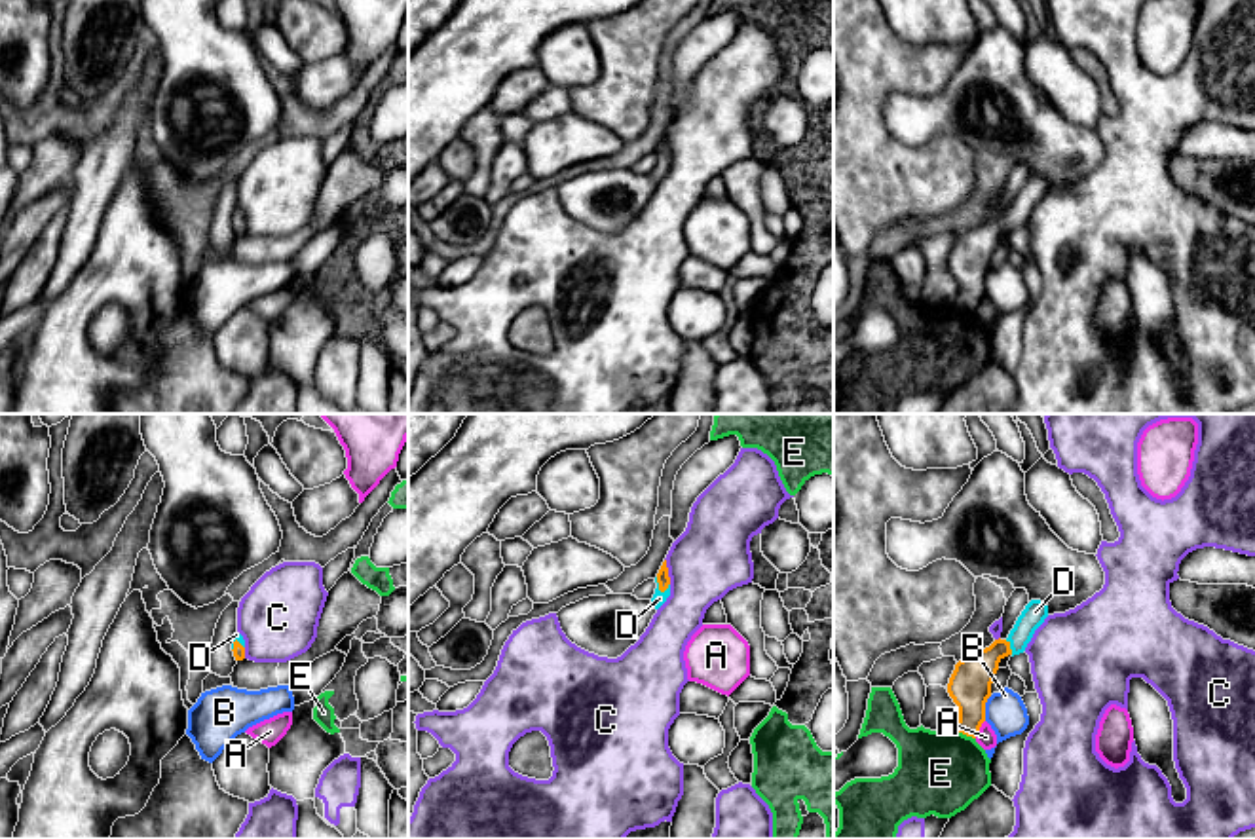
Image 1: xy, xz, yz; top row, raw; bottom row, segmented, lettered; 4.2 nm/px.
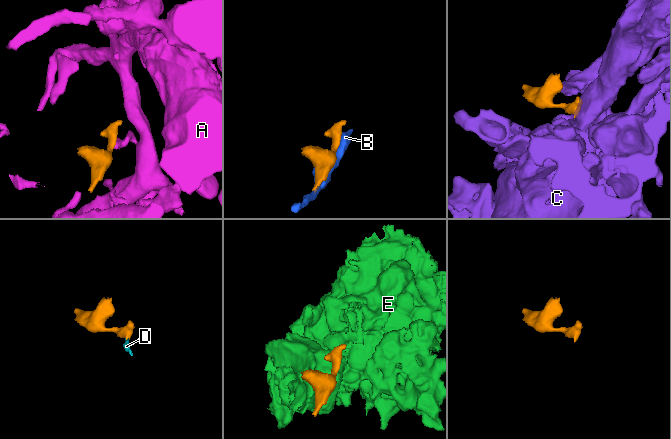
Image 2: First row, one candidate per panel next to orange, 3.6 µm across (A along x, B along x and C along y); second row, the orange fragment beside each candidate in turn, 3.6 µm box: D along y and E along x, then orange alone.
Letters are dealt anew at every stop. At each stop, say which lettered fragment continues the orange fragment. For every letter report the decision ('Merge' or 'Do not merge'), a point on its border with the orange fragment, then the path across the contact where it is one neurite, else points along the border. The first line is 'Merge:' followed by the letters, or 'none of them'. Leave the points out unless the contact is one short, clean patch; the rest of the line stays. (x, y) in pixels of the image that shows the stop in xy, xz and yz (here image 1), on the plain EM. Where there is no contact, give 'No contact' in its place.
Merge: D
A: Do not merge. Touches orange at yz (978, 304). Boundary: yz (984, 295), (974, 312)
B: Do not merge. Touches orange at yz (984, 283)
C: Do not merge. Touches orange at xz (667, 147). Boundary: xz (665, 133), (671, 158)
D: Merge. Touches orange at xz (659, 160). Path across: xz (663, 154), (659, 160), (659, 173)
E: Do not merge. Touches orange at yz (965, 308)

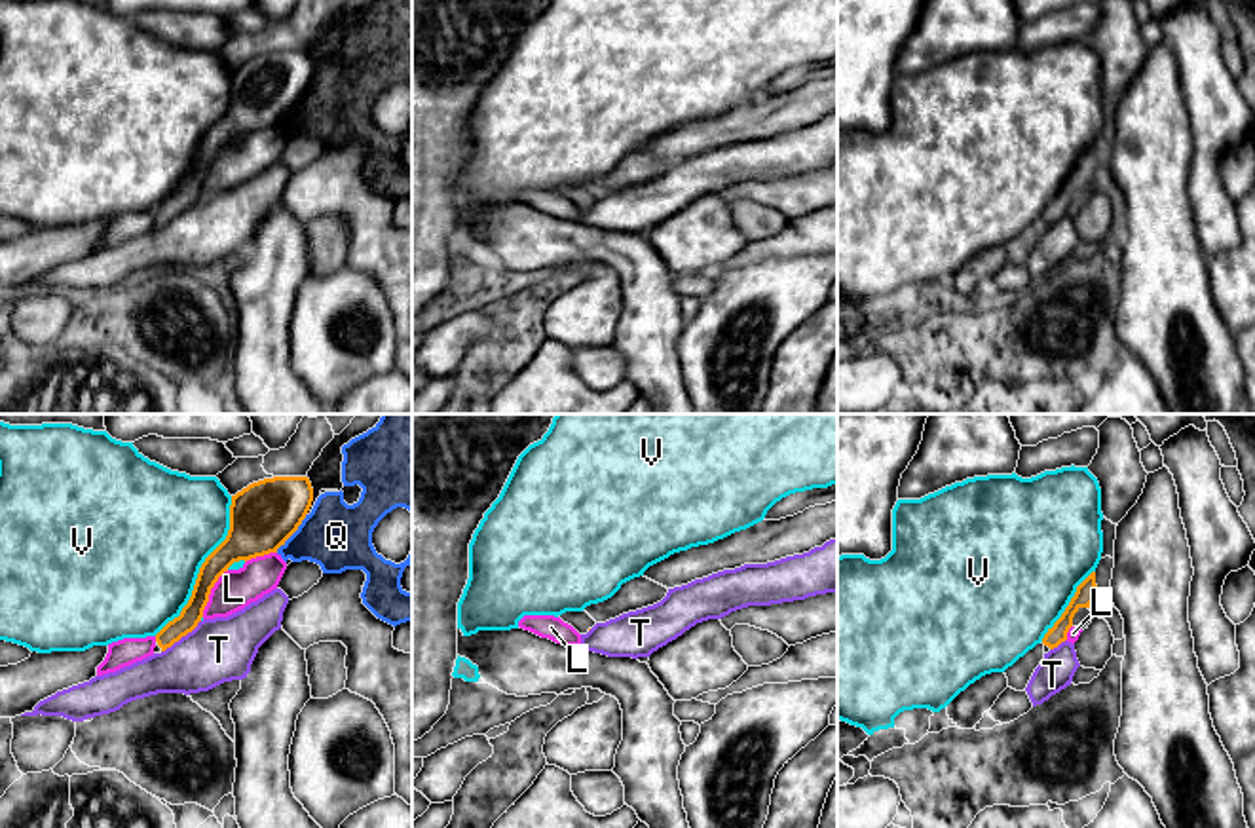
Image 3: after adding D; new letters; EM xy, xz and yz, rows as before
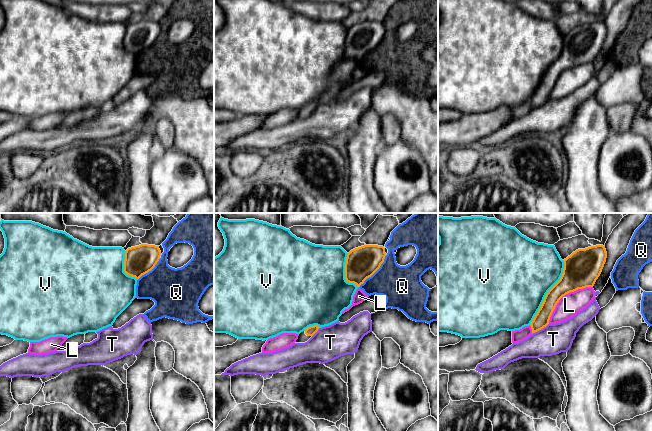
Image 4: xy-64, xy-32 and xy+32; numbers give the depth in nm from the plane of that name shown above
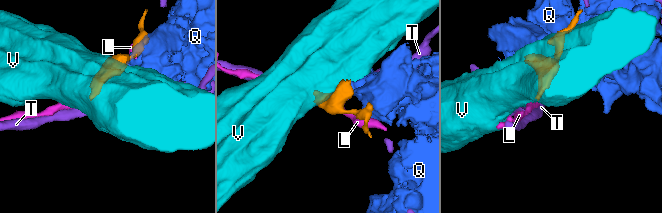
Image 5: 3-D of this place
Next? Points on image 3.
Merge: none of them
L: Do not merge. Touches orange at xy (209, 168)
Q: Do not merge. Touches orange at xy (295, 105)
T: Do not merge. Touches orange at xy (181, 211). Boundary: xy (200, 194), (162, 226)
V: Do not merge. Touches orange at xy (200, 143)

